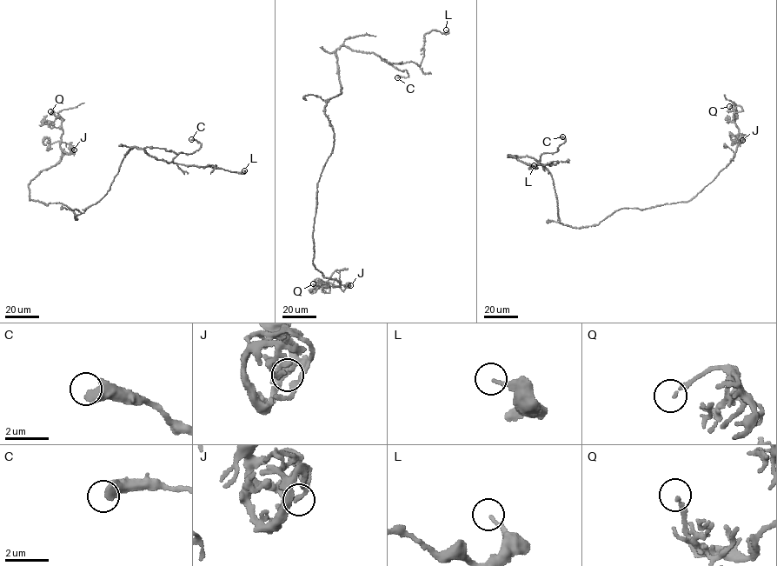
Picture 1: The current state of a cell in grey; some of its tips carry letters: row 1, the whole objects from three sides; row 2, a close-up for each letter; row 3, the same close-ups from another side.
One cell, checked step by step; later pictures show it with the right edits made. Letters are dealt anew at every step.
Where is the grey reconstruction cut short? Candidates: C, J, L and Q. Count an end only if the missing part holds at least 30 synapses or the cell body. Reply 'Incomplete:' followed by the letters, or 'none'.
Incomplete: none

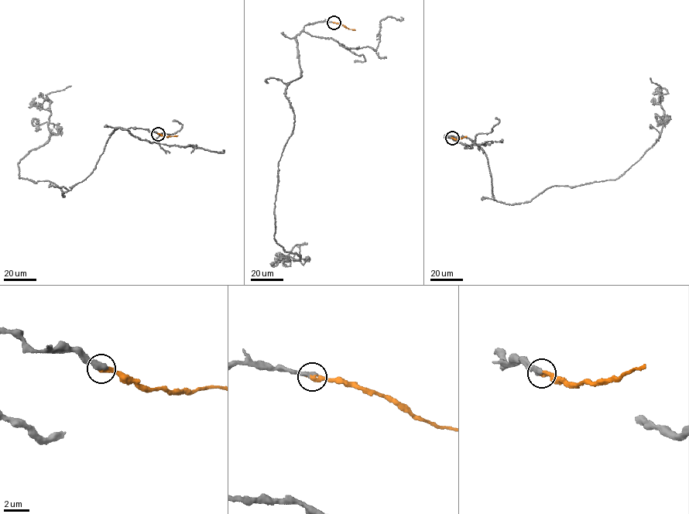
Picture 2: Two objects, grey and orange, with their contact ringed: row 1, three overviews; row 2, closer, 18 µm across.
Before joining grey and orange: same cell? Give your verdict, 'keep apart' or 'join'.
join

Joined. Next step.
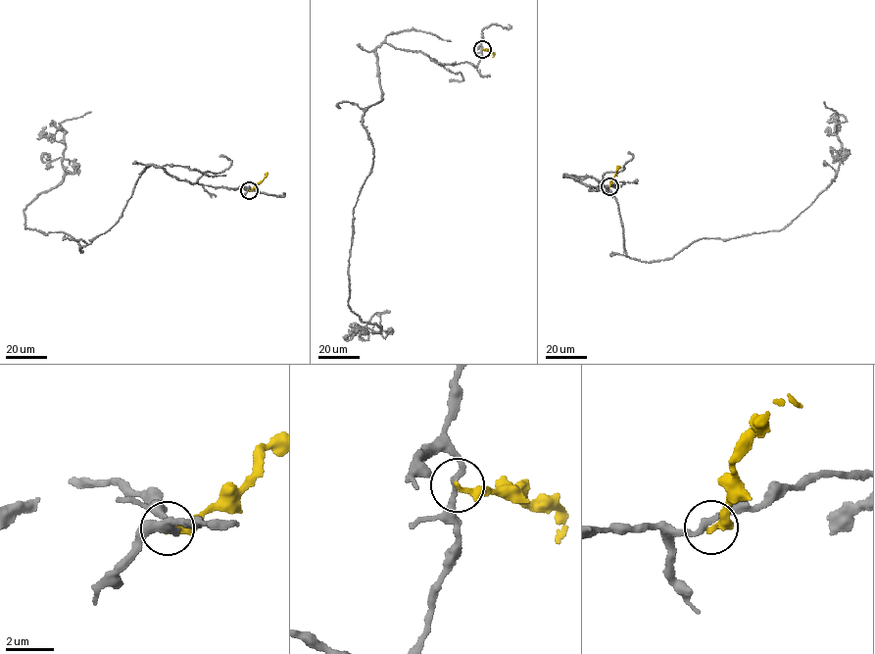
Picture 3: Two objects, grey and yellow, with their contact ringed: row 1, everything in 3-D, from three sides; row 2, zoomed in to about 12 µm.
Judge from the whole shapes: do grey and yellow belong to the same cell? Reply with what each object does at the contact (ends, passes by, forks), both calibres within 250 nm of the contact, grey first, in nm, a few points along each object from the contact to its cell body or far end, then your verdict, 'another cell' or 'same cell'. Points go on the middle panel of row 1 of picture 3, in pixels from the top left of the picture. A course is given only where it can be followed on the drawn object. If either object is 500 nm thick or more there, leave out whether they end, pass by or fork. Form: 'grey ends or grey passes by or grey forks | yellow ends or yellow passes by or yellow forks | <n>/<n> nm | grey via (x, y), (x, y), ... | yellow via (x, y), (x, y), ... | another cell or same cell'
grey passes by | yellow ends | 240/240 nm | grey via (481, 49), (476, 67), (376, 47), (347, 302), (380, 326), (363, 340), (377, 312) | yellow via (481, 49), (494, 55) | another cell

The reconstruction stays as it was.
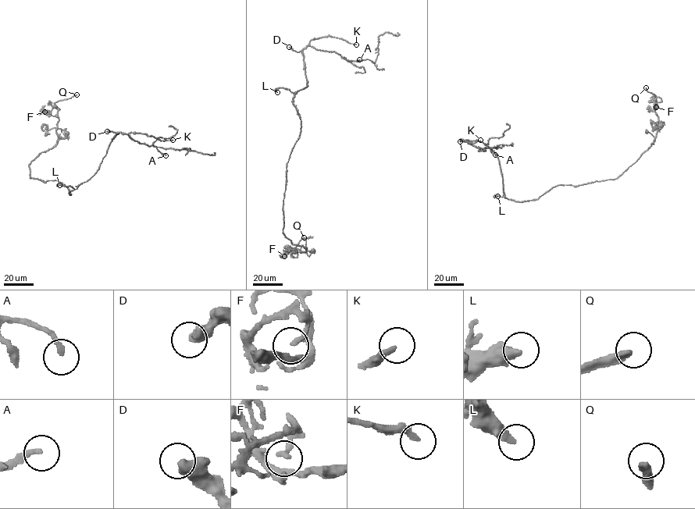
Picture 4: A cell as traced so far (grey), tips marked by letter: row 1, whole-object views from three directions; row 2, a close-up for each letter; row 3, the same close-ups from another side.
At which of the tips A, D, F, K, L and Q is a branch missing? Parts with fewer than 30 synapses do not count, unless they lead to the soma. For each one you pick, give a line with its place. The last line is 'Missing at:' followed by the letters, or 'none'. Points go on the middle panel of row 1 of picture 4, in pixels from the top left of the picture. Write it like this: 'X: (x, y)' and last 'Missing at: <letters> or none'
A: (359, 59)
K: (356, 44)
Q: (304, 237)
Missing at: A, K, Q

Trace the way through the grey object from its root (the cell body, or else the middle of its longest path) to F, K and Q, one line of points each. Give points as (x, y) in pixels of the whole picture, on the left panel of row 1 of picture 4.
F: (71, 194), (57, 181), (30, 178), (31, 161), (51, 148), (58, 138), (58, 110), (40, 110), (44, 112)
K: (71, 194), (69, 192), (87, 181), (97, 172), (110, 143), (118, 133), (140, 133), (162, 140), (172, 140)
Q: (71, 194), (57, 181), (30, 178), (28, 166), (56, 143), (59, 109), (55, 103), (76, 94)

